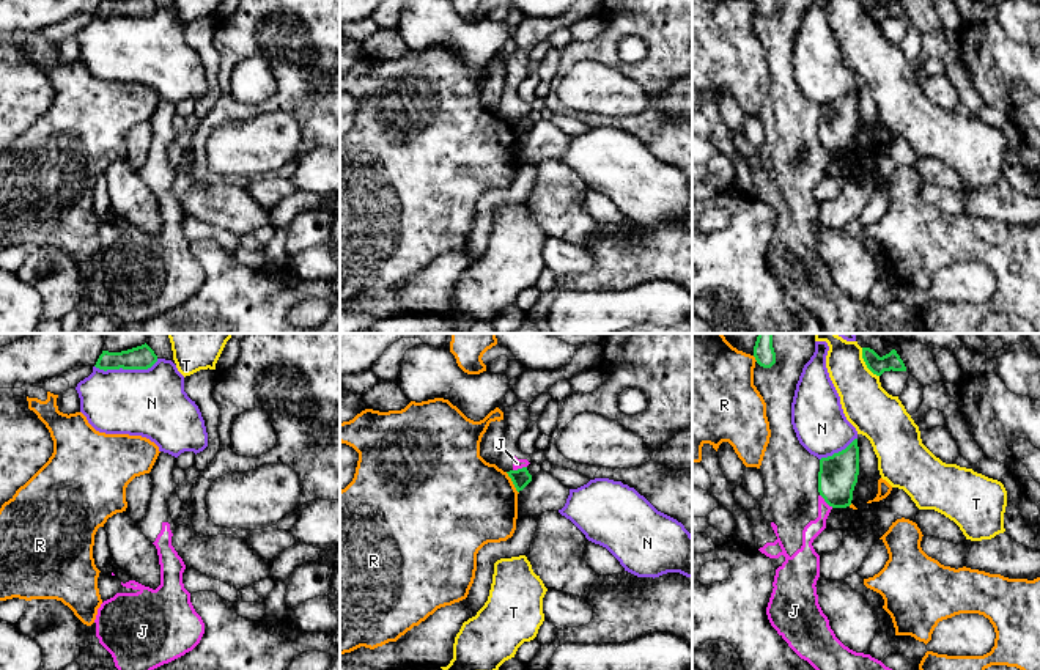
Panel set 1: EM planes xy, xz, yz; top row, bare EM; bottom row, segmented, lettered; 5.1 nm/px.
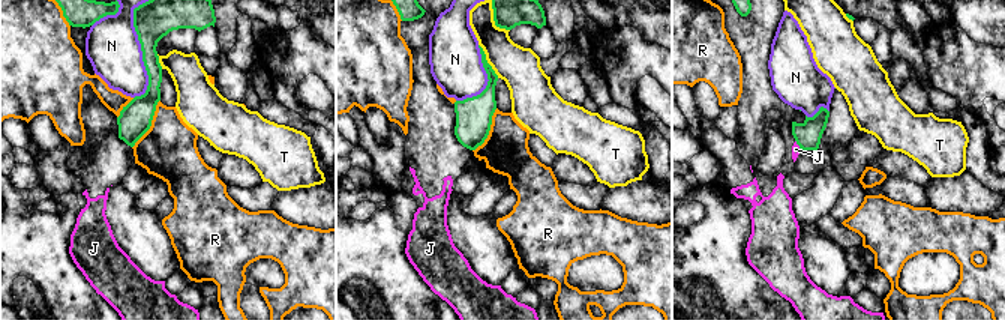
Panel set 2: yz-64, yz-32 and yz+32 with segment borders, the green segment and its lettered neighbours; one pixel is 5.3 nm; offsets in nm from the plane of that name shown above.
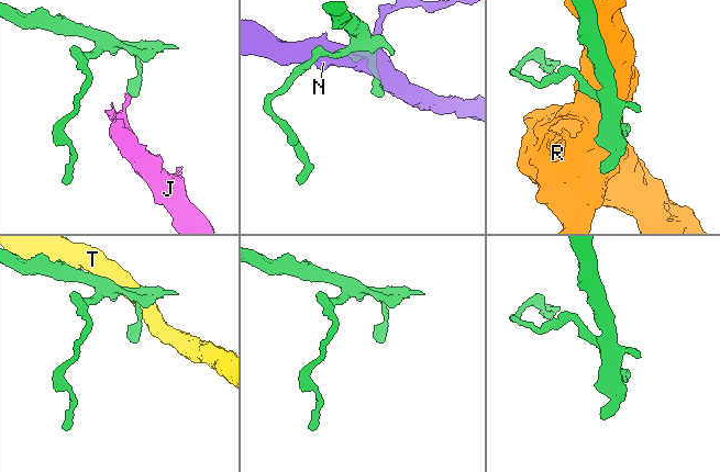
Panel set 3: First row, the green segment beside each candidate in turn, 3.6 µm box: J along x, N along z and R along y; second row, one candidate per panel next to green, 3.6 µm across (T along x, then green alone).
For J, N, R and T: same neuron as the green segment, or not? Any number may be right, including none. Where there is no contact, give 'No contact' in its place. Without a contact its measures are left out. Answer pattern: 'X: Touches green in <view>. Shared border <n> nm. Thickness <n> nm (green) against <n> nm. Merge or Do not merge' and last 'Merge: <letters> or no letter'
J: Touches green in yz. Shared border 100 nm. Thickness 200 nm (green) against 80 nm. Do not merge
N: Touches green in xy. Shared border 340 nm. Thickness 100 nm (green) against 360 nm. Do not merge
R: Touches green in xz. Shared border 130 nm. Thickness 90 nm (green) against 460 nm. Do not merge
T: Touches green in yz. Shared border 160 nm. Thickness 90 nm (green) against 240 nm. Do not merge
Merge: no letter

